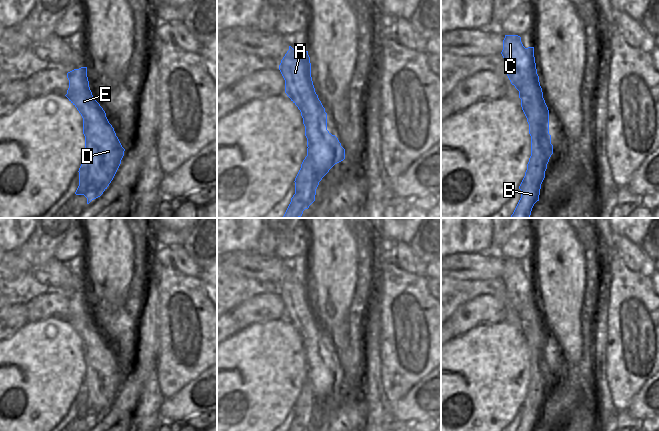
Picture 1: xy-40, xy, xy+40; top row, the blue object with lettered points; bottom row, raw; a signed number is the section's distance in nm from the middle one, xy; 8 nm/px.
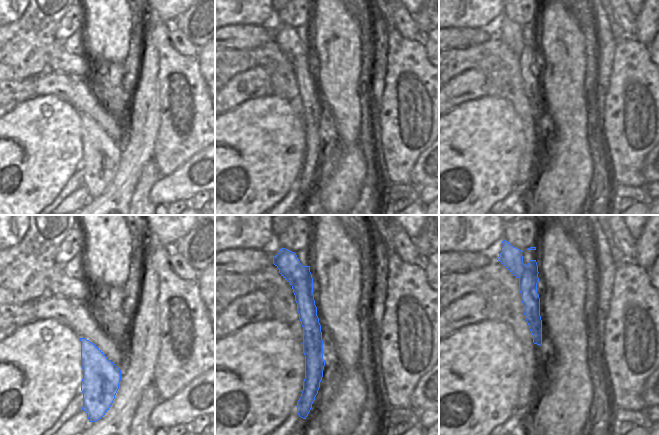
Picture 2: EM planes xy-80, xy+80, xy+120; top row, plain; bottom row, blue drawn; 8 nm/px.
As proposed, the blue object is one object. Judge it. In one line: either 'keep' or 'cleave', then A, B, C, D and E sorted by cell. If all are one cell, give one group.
cleave | A C D E / B

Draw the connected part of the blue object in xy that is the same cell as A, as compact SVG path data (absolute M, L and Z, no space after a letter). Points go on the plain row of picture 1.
M289 270L281 284L279 294L285 304L285 317L297 330L303 332L301 340L305 350L305 360L309 380L313 384L315 402L321 405L329 394L345 383L345 373L338 362L327 354L327 337L318 319L311 312L307 302L311 300L308 275L298 279Z

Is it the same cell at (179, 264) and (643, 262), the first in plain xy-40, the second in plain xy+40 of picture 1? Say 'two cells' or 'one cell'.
one cell

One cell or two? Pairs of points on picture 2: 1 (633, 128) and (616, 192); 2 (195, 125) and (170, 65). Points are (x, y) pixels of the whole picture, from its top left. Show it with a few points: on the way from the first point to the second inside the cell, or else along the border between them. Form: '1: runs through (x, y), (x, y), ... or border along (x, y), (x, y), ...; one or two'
1: border along (609, 183), (621, 183), (641, 188); two
2: runs through (196, 108), (196, 85), (187, 75); one

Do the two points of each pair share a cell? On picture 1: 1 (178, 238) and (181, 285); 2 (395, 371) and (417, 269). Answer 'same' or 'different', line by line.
1: different
2: different

